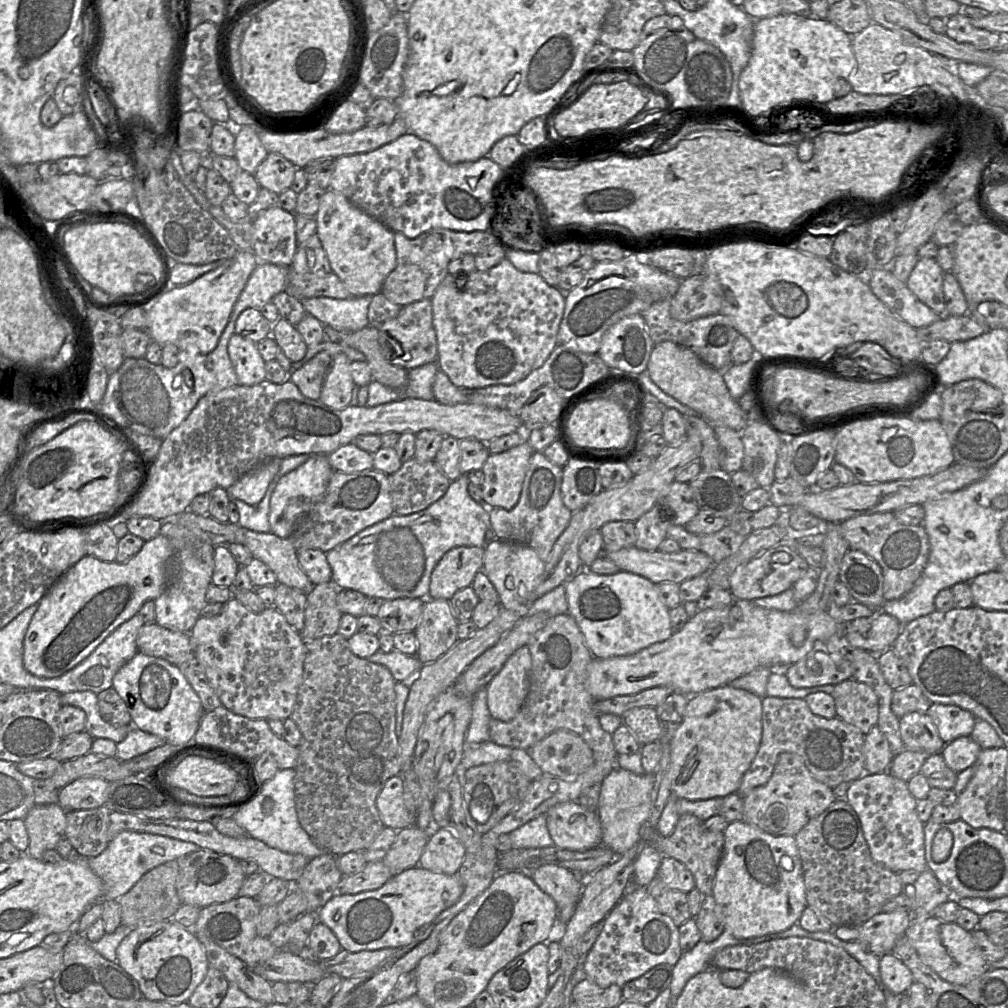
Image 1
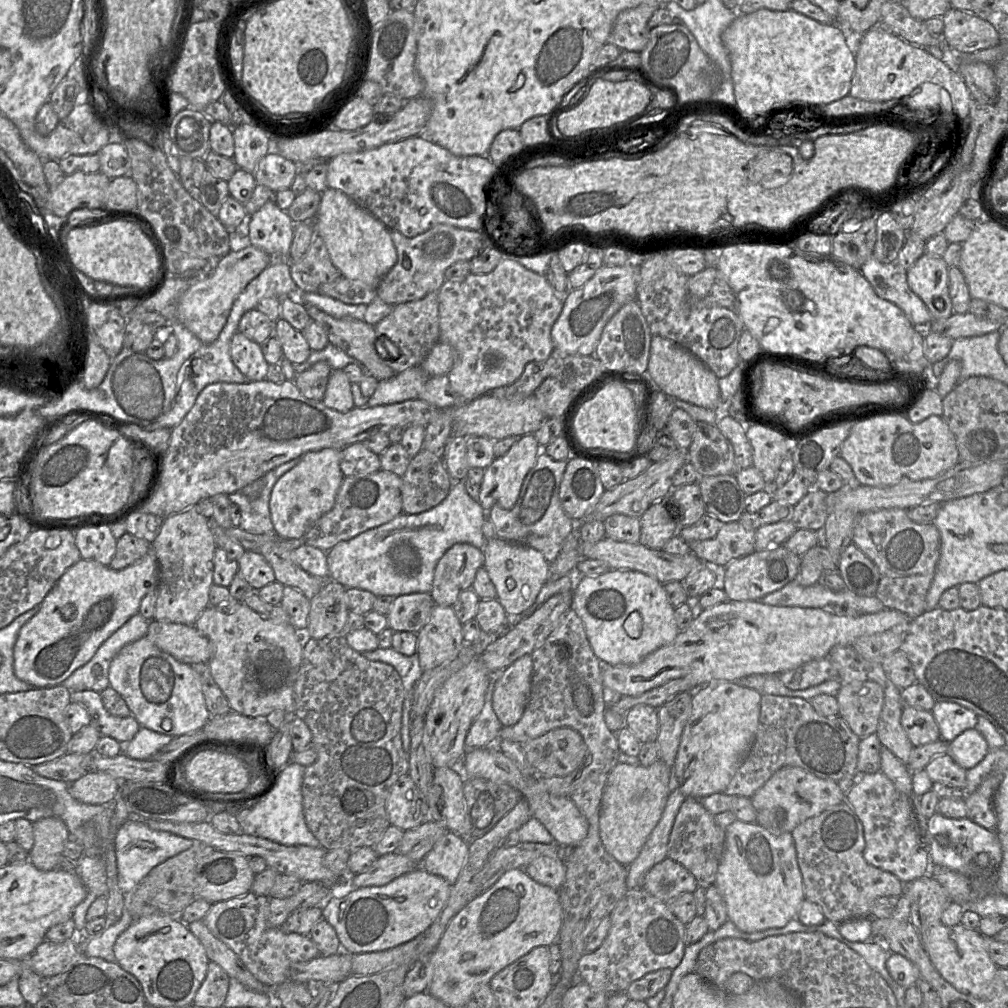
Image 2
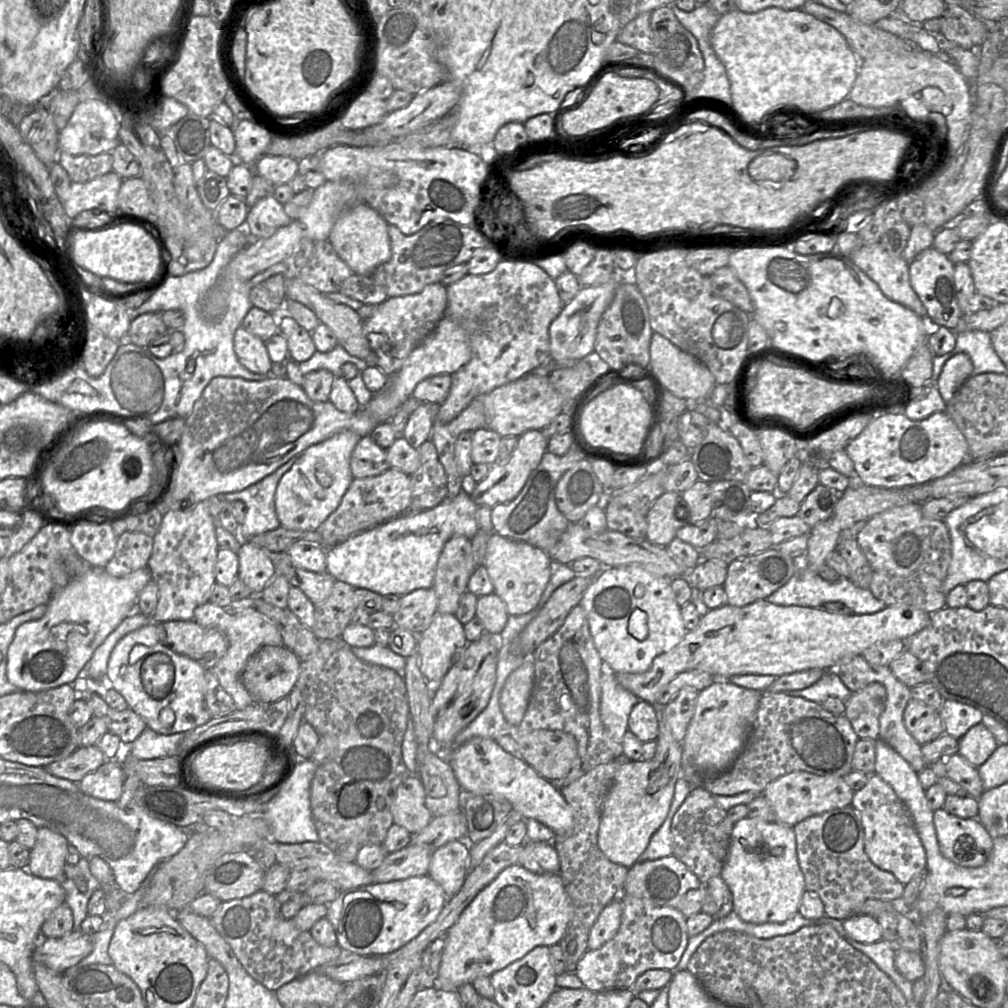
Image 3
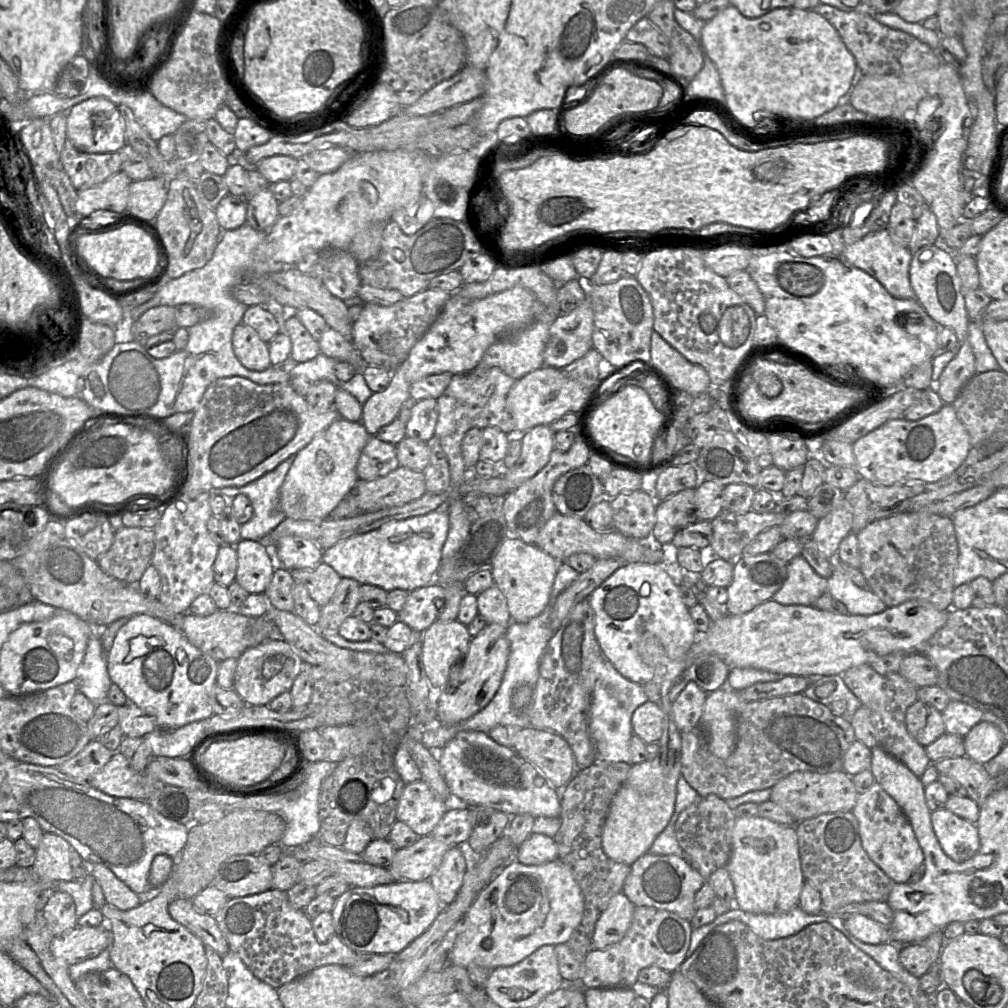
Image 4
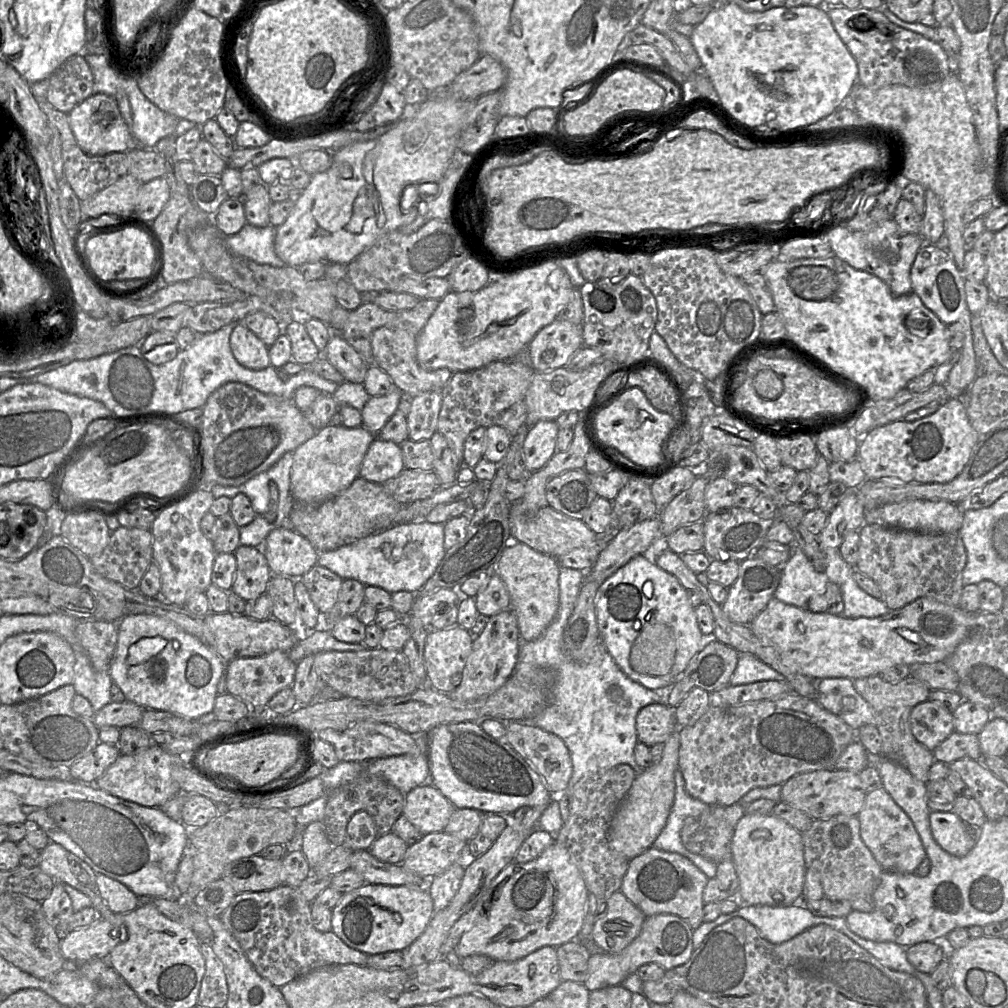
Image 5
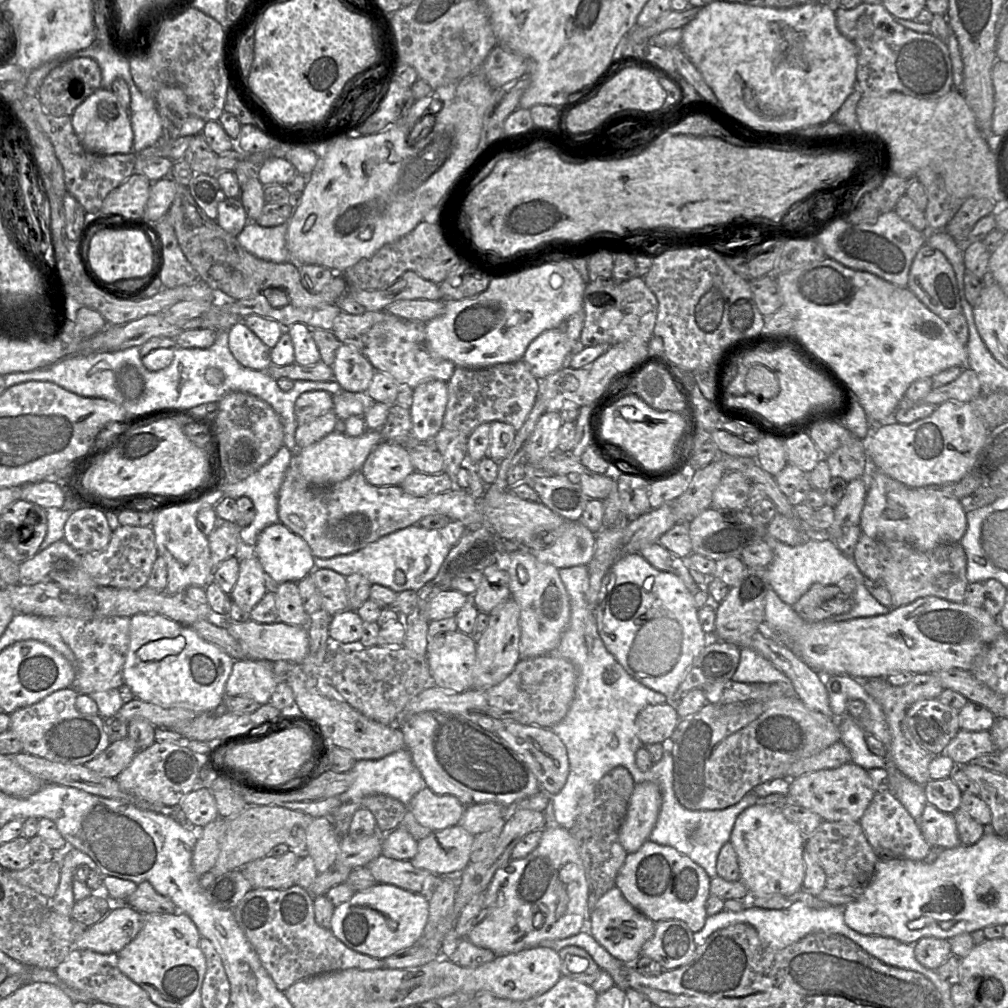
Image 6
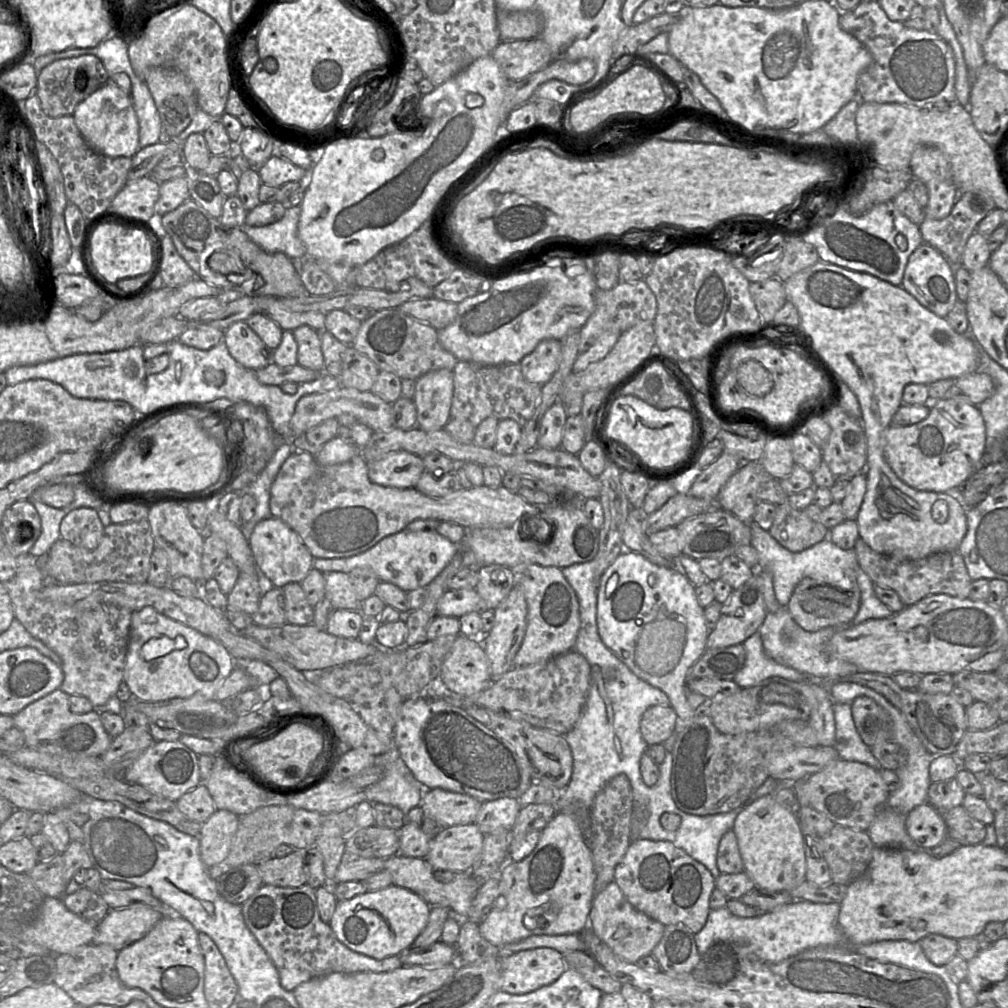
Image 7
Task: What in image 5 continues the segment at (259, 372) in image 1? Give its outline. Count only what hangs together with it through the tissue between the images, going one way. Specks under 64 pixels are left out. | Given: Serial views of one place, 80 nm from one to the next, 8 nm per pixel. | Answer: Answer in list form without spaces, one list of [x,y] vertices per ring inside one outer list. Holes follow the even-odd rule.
[[[238,323],[230,336],[231,351],[242,366],[262,370],[270,366],[269,347],[243,323]]]

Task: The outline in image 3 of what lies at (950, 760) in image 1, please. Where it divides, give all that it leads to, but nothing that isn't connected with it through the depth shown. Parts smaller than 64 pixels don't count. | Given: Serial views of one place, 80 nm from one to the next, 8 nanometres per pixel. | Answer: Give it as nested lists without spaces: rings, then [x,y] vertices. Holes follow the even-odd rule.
[[[980,722],[959,739],[958,754],[974,767],[982,765],[996,750],[993,734]]]

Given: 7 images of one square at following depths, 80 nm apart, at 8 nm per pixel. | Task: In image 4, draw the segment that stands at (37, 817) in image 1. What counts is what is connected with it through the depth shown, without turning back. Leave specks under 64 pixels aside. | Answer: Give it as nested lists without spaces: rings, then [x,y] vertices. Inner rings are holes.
[[[44,832],[32,867],[44,883],[55,884],[73,879],[73,867],[70,865],[71,848],[72,846],[60,836]]]

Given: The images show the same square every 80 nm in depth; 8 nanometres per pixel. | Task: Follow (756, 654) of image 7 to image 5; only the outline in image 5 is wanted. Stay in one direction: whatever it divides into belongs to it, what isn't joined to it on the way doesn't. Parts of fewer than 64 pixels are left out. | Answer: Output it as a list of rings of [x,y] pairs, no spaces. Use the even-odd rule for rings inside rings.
[[[739,653],[737,666],[729,685],[738,686],[759,681],[785,681],[784,676],[749,653]]]

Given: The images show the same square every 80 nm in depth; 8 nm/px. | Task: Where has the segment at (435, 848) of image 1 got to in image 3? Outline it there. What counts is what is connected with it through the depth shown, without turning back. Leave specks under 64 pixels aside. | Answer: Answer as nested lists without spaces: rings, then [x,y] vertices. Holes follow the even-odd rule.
[[[453,840],[433,851],[428,875],[444,890],[447,898],[462,888],[469,872],[469,846],[462,840]]]

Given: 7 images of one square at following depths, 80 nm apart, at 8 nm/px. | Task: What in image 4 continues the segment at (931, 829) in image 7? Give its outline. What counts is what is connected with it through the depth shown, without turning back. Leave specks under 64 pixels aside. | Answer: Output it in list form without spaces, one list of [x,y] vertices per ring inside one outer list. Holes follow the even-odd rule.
[[[942,808],[931,813],[931,823],[944,853],[955,862],[972,858],[980,848],[976,824]]]

